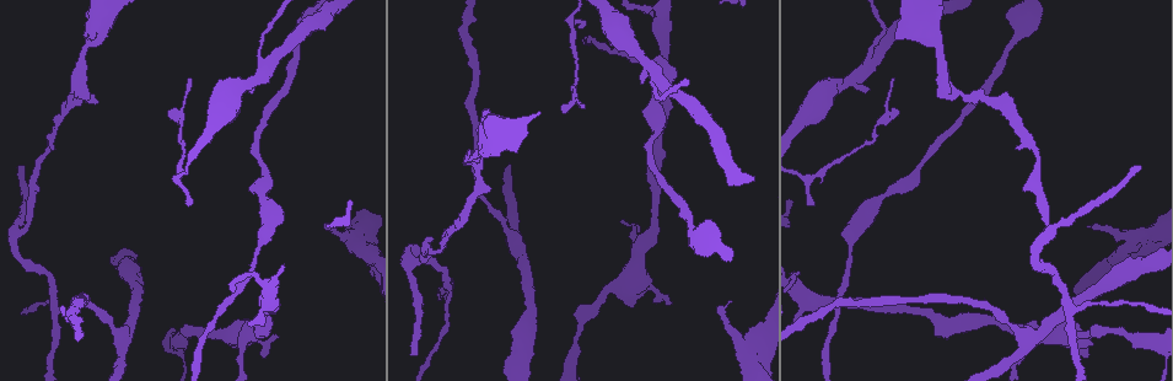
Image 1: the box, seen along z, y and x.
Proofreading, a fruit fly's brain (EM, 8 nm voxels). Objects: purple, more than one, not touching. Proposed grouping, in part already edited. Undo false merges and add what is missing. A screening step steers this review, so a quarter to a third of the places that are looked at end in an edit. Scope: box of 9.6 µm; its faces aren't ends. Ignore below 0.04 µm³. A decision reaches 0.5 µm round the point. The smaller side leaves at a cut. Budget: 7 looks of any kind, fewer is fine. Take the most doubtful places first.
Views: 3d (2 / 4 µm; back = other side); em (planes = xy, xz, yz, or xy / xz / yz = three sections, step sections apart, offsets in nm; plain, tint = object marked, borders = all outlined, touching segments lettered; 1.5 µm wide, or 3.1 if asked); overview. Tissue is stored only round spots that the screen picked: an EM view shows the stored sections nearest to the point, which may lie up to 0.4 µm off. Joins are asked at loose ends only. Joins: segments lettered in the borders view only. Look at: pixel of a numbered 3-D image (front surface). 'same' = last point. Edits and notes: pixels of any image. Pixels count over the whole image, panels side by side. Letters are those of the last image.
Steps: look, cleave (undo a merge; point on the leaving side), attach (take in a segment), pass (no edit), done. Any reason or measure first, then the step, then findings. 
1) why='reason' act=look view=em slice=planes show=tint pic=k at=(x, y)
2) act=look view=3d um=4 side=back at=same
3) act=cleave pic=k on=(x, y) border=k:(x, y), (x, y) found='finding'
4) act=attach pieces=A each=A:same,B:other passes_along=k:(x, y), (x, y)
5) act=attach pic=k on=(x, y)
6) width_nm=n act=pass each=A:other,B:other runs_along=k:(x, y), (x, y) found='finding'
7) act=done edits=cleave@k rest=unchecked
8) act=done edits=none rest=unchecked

why='end of a long branch' act=look view=em slice=planes show=borders pic=1 at=(19, 168)

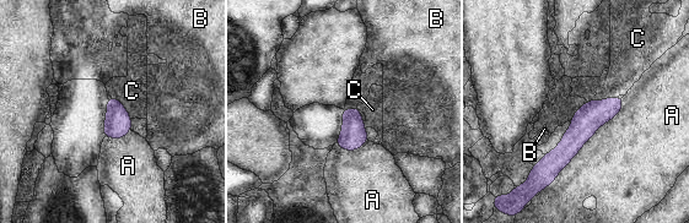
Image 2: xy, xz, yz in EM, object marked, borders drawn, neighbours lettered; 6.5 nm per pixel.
width_nm=170 act=pass each=A:other,B:other,C:other border=2:(618, 96), (590, 99), (587, 102) found='none of them fits'

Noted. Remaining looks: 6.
why='branch stops here' act=look view=em slice=xy step=8 show=borders pic=1 at=(899, 113)

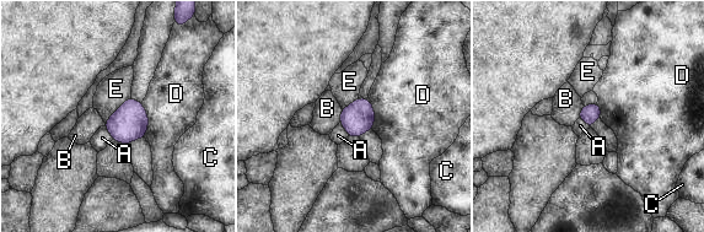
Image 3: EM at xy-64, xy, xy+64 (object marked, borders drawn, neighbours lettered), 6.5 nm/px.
width_nm=120 act=pass each=A:other,B:other,C:other,D:other,E:other border=3:(105, 125), (112, 139) found='none of them fits'

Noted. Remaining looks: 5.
why='arms part here' act=look view=3d um=4 pic=1 at=(1071, 306)

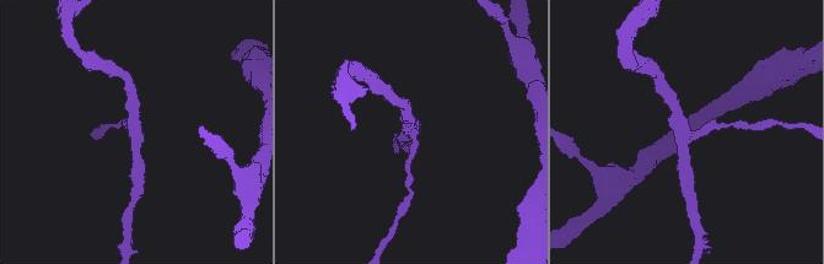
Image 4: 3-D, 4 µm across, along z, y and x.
arms=3 why='shape alone is not enough' act=look view=em slice=planes show=borders pic=4 at=(136, 131)

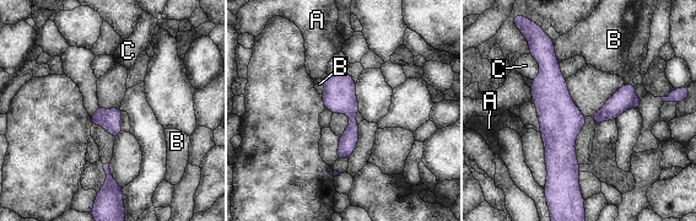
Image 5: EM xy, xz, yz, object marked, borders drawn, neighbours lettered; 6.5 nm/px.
act=pass each=A:other,B:other,C:other border=5:(552, 41), (555, 57), (559, 62) found='continuous, no second cell'

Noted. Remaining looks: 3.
act=done edits=none rest=unchecked

